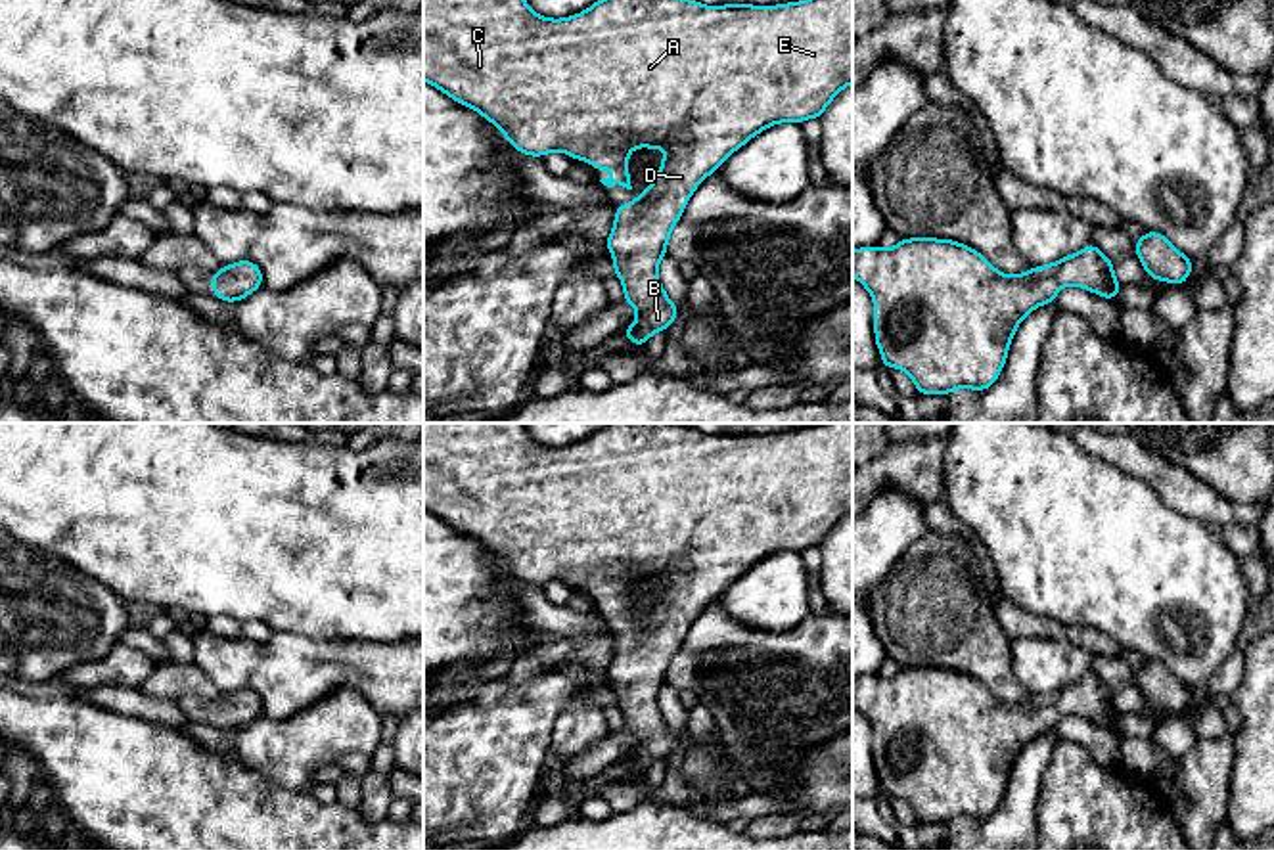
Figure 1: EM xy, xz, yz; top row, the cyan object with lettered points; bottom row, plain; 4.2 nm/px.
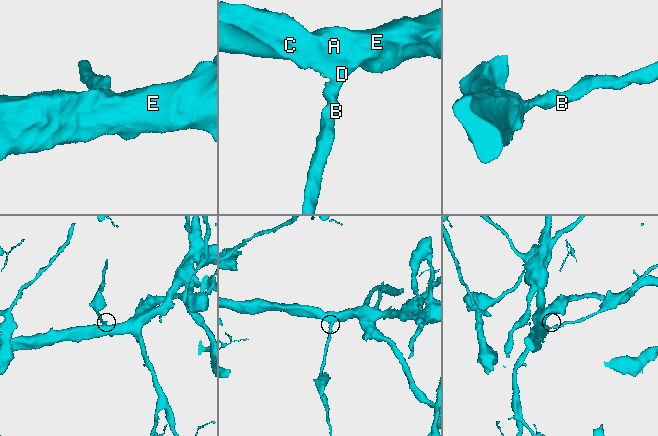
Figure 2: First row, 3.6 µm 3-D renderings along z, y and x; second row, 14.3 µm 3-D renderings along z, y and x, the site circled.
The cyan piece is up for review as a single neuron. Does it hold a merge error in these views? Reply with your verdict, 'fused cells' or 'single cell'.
single cell

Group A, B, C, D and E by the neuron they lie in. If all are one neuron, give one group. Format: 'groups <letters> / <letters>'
groups A B C D E

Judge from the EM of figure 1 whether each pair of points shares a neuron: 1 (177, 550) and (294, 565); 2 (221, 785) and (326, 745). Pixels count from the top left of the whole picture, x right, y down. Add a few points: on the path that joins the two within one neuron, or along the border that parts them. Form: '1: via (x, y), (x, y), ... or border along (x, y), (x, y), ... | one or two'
1: via (205, 550), (265, 550) | one
2: border along (227, 745), (250, 768), (286, 789), (297, 791) | two

